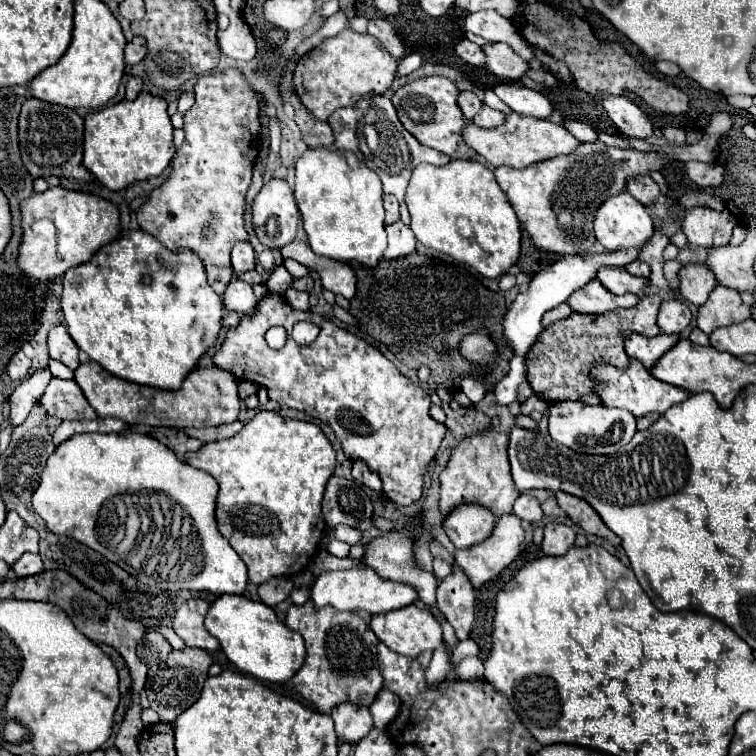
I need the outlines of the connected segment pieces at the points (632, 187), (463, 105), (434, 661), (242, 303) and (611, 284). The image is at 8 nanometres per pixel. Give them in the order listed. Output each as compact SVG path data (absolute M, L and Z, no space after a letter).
M637 176L627 182L627 192L631 192L643 206L651 206L659 192L659 186L651 180L651 176Z
M461 92L461 94L459 94L459 108L461 108L463 116L465 116L467 120L471 120L471 118L483 108L483 100L479 100L479 98L475 96L475 92Z
M445 644L437 652L433 652L433 658L431 658L427 672L425 672L425 680L429 686L439 686L445 680L445 674L449 670L447 654L449 654L449 650L445 648Z
M233 280L223 294L223 302L225 302L227 310L237 310L237 312L247 314L255 306L255 296L253 296L251 284L247 284L243 280Z
M603 268L603 270L599 270L597 278L613 294L639 294L651 284L649 278L631 276L625 268L623 270L619 270L619 268Z

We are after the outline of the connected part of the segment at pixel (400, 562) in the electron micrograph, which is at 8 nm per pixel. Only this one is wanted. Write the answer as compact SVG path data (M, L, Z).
M421 508L419 512L413 514L411 522L407 522L401 530L393 530L393 532L387 532L375 540L371 540L369 544L365 544L365 554L363 554L363 562L367 566L371 566L377 574L381 574L381 578L387 578L387 580L393 580L393 582L403 582L407 586L413 586L419 594L419 598L431 606L435 610L437 616L441 616L441 612L435 608L435 590L437 590L437 580L433 574L429 574L427 570L423 570L419 564L417 564L417 558L415 558L415 542L417 542L417 528L423 528L423 522L425 522L425 510Z

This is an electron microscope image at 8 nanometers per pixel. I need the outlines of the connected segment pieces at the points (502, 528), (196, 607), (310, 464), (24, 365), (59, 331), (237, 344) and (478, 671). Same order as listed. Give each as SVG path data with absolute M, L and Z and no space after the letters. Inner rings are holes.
M505 514L505 516L497 518L497 524L495 524L495 530L493 530L491 538L487 538L479 546L471 546L471 548L465 548L465 550L457 550L455 552L455 564L467 574L469 582L473 584L473 588L481 588L489 580L493 580L505 566L509 566L519 556L521 542L523 542L521 520L515 518L515 514Z
M189 598L175 612L173 630L177 636L181 636L185 640L187 646L201 648L201 650L207 650L211 654L211 652L219 650L219 640L213 638L203 628L203 618L205 618L207 608L209 608L209 602L205 602L201 598Z
M259 412L253 420L249 420L243 430L239 434L235 434L233 438L227 438L227 440L215 440L215 442L207 442L203 444L197 452L191 452L191 454L185 454L185 460L187 464L195 466L195 468L201 468L205 472L209 472L217 484L219 484L219 496L217 496L217 508L215 508L215 518L217 518L217 528L219 532L225 536L225 540L229 540L229 544L233 546L233 550L239 554L239 558L247 564L249 568L249 582L253 584L263 584L267 582L269 578L273 576L293 576L297 574L299 570L303 570L311 556L317 552L319 548L319 540L321 540L321 534L325 530L325 520L321 516L321 500L323 500L323 492L325 492L325 484L329 480L329 476L333 474L335 470L335 450L331 446L331 442L327 440L327 436L321 432L319 426L311 424L311 422L303 422L303 420L291 420L291 418L281 418L279 414L275 412Z
M19 350L19 352L13 354L13 358L11 358L11 362L9 362L9 366L7 366L7 374L11 376L11 380L23 380L23 378L27 376L29 368L31 368L31 360Z
M59 324L59 326L51 328L47 342L49 342L49 354L51 354L51 358L61 360L63 364L67 364L73 370L79 366L79 358L77 358L79 348L73 342L73 338L69 336L65 324Z
M269 294L259 304L255 316L245 316L237 328L229 328L227 338L221 350L213 354L213 360L219 368L235 374L239 380L249 380L265 386L271 400L307 412L313 418L319 418L321 422L329 424L335 436L339 438L345 456L351 460L367 462L369 470L381 476L383 492L387 494L387 498L397 506L409 506L423 496L423 476L435 460L435 454L441 446L441 440L445 438L447 428L445 424L439 424L431 418L431 402L427 390L405 378L391 360L387 360L377 348L373 348L365 340L357 338L355 334L349 334L347 330L331 324L329 320L323 320L313 312L293 310L281 296ZM299 320L309 320L321 328L317 340L313 340L309 346L297 344L291 336L293 324ZM271 326L283 326L289 332L287 344L281 350L271 350L265 342L265 332Z
M477 656L465 658L461 660L461 664L457 666L457 676L459 680L483 680L483 662Z

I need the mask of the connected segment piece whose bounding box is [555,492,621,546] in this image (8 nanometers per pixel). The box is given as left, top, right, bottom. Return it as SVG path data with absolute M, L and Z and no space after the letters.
M555 492L557 496L557 502L559 506L567 512L567 516L579 524L585 532L589 534L595 534L595 536L601 536L605 540L609 540L611 544L619 546L621 544L621 538L617 534L613 534L605 522L599 518L599 514L591 508L591 504L587 504L585 500L577 498L577 496L571 496L571 494L565 494L565 492Z

